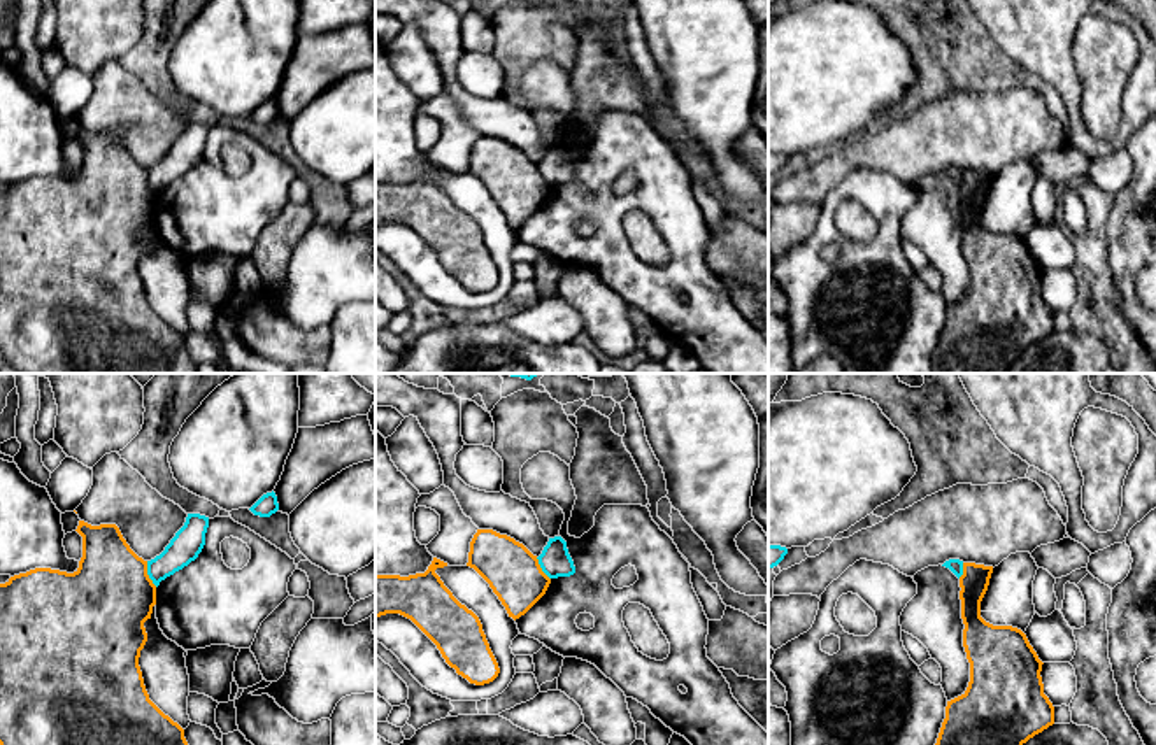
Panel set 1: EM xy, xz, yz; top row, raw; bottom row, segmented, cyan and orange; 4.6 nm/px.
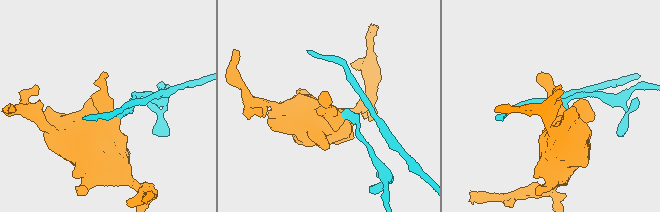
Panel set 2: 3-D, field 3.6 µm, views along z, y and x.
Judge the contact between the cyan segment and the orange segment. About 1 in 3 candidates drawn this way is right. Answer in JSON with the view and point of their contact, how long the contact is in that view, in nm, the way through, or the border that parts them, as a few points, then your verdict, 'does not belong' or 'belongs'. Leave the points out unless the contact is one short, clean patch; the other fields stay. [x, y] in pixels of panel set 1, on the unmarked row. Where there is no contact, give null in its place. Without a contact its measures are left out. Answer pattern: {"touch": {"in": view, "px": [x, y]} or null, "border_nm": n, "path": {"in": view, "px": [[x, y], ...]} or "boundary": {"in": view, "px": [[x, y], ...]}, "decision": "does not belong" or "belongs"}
{"touch": {"in": "xy", "px": [148, 181]}, "border_nm": 130, "boundary": {"in": "xy", "px": [[146, 169], [146, 179], [156, 193]]}, "decision": "does not belong"}

